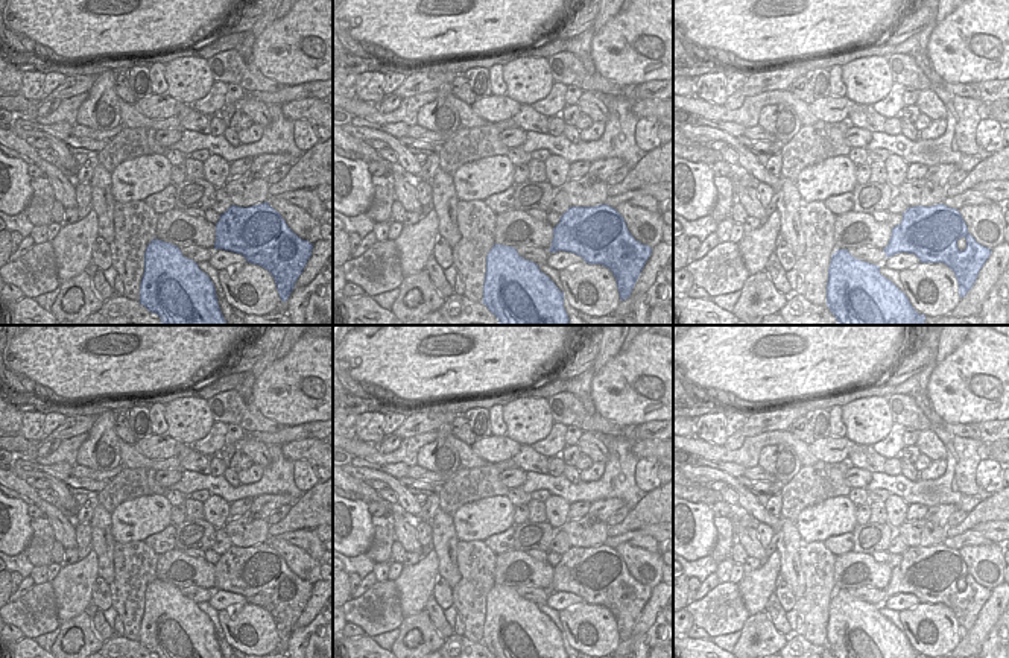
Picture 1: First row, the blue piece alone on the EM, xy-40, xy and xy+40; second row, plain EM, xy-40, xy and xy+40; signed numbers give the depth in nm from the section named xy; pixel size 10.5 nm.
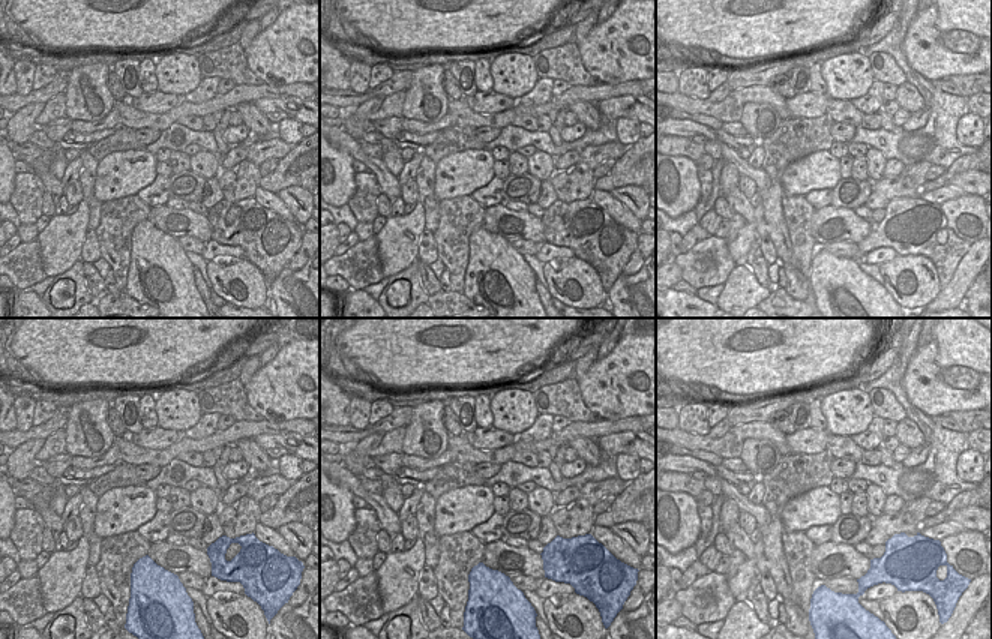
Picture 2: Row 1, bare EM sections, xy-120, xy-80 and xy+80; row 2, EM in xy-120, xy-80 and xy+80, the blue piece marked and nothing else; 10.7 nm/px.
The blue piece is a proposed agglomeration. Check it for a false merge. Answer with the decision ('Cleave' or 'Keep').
Cleave.

